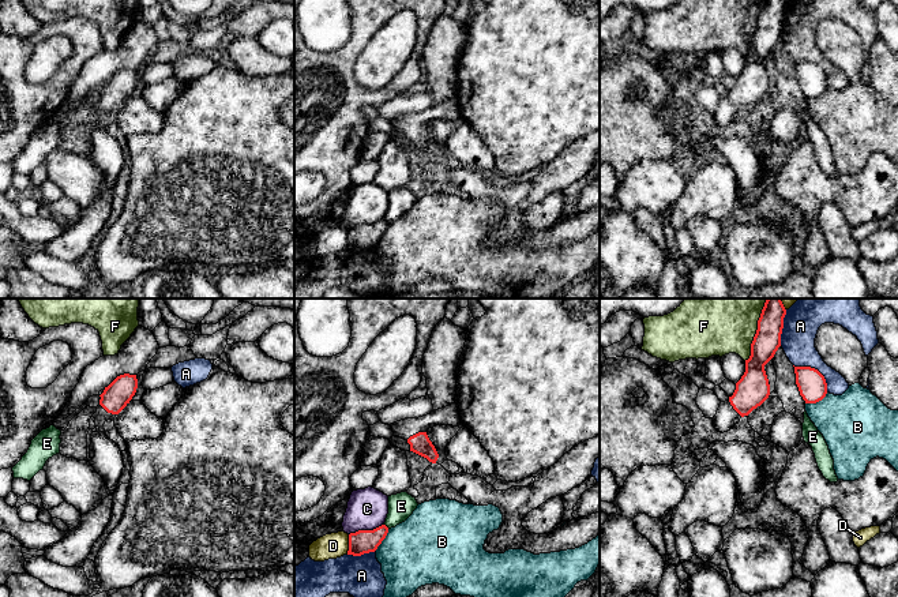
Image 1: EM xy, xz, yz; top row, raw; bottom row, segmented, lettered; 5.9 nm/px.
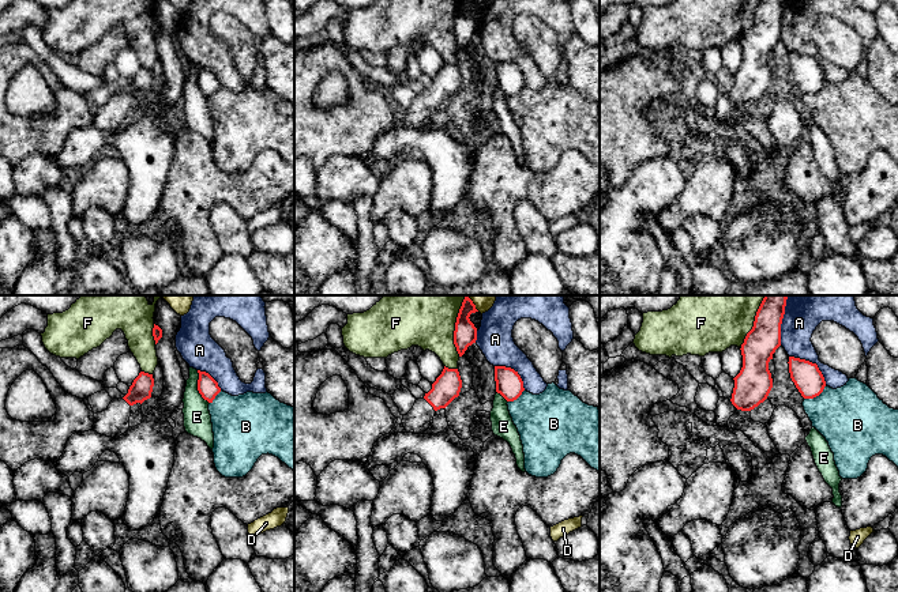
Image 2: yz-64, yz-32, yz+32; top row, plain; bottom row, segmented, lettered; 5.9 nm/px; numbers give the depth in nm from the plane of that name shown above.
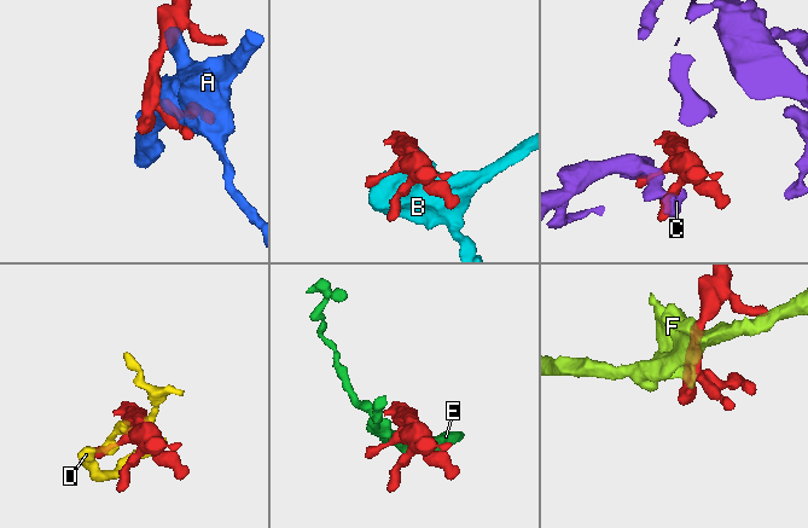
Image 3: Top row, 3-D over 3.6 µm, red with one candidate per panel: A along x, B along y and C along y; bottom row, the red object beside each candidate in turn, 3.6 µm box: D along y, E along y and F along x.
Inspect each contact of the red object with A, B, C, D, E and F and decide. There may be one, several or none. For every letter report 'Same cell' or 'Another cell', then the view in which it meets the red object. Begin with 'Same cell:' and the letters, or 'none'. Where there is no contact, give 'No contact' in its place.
Same cell: none
A: Another cell. Touches red in yz
B: Another cell. Touches red in yz
C: Another cell. Touches red in xz
D: Another cell. Touches red in xz
E: Another cell. Touches red in xz
F: Another cell. Touches red in yz

